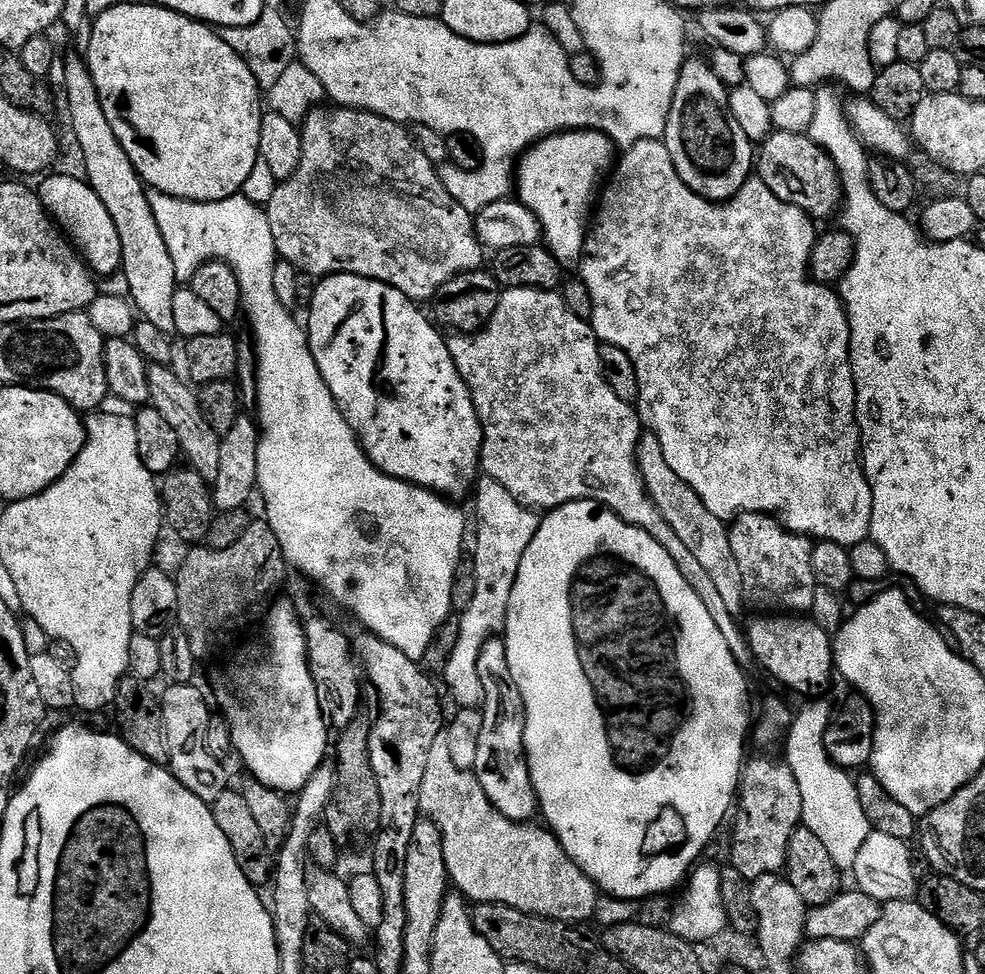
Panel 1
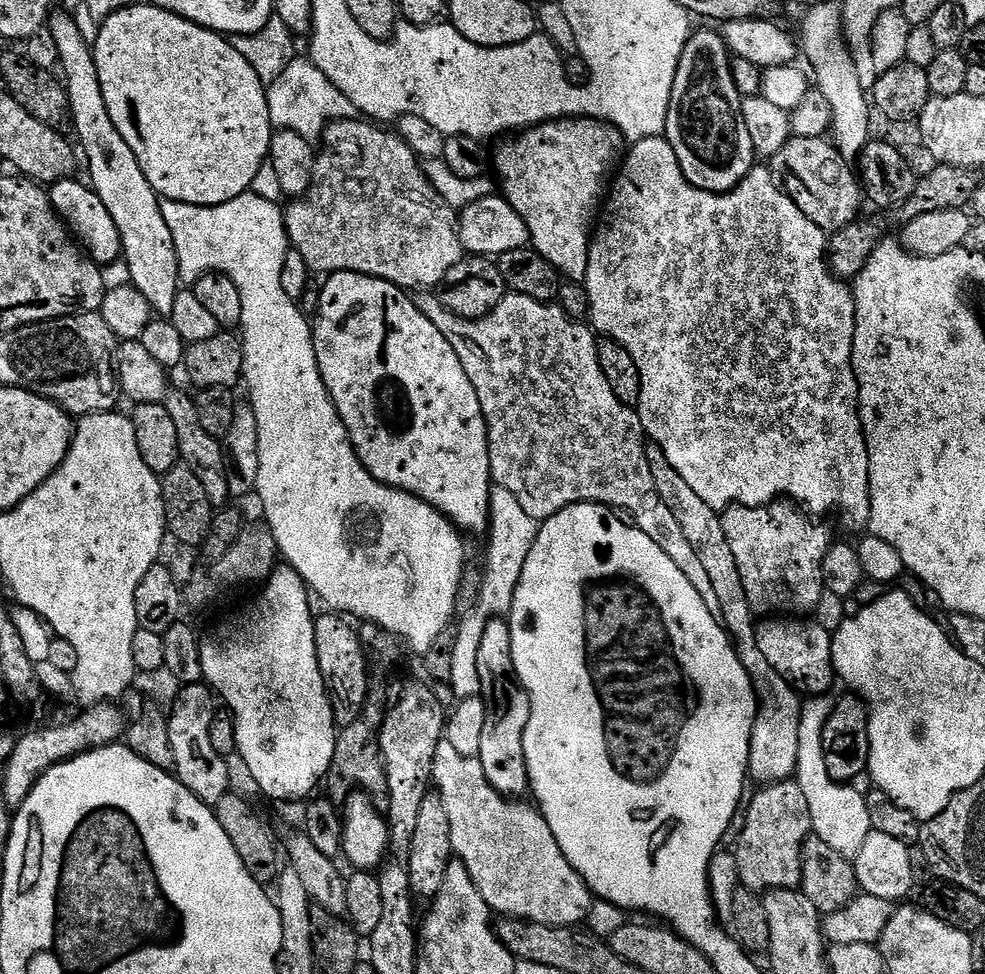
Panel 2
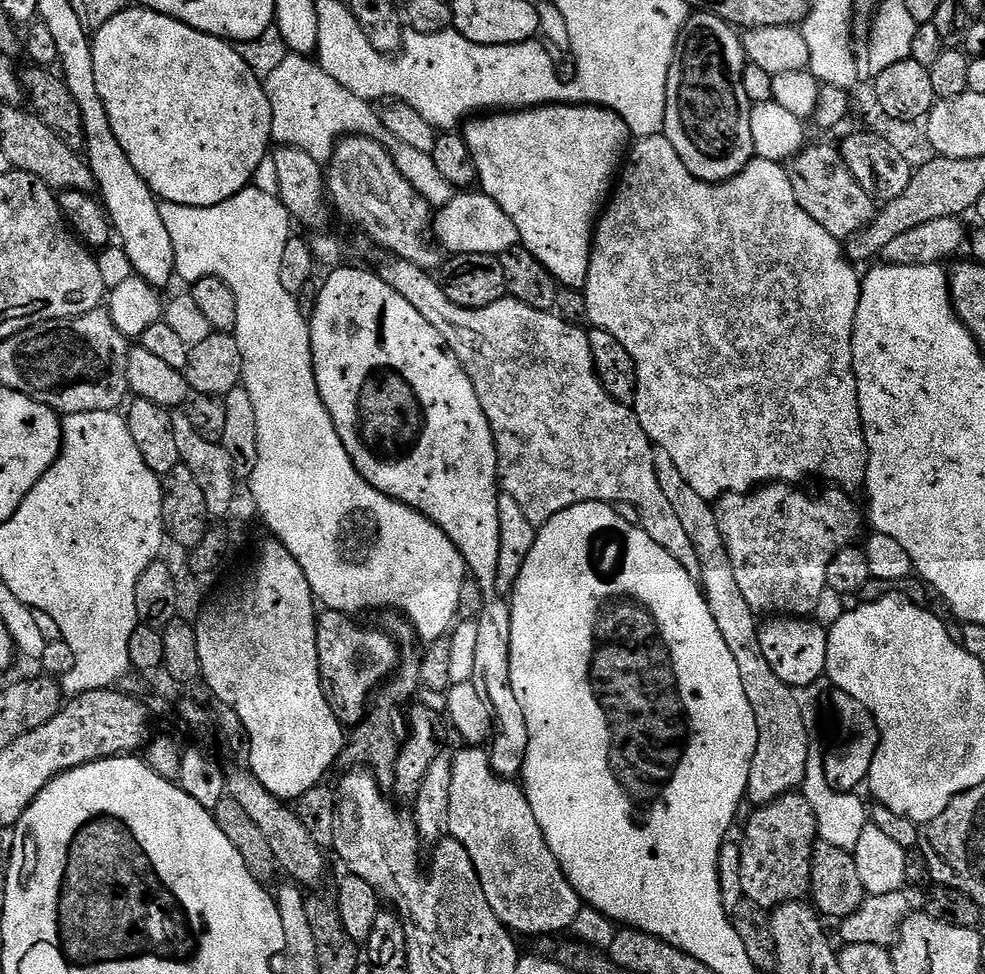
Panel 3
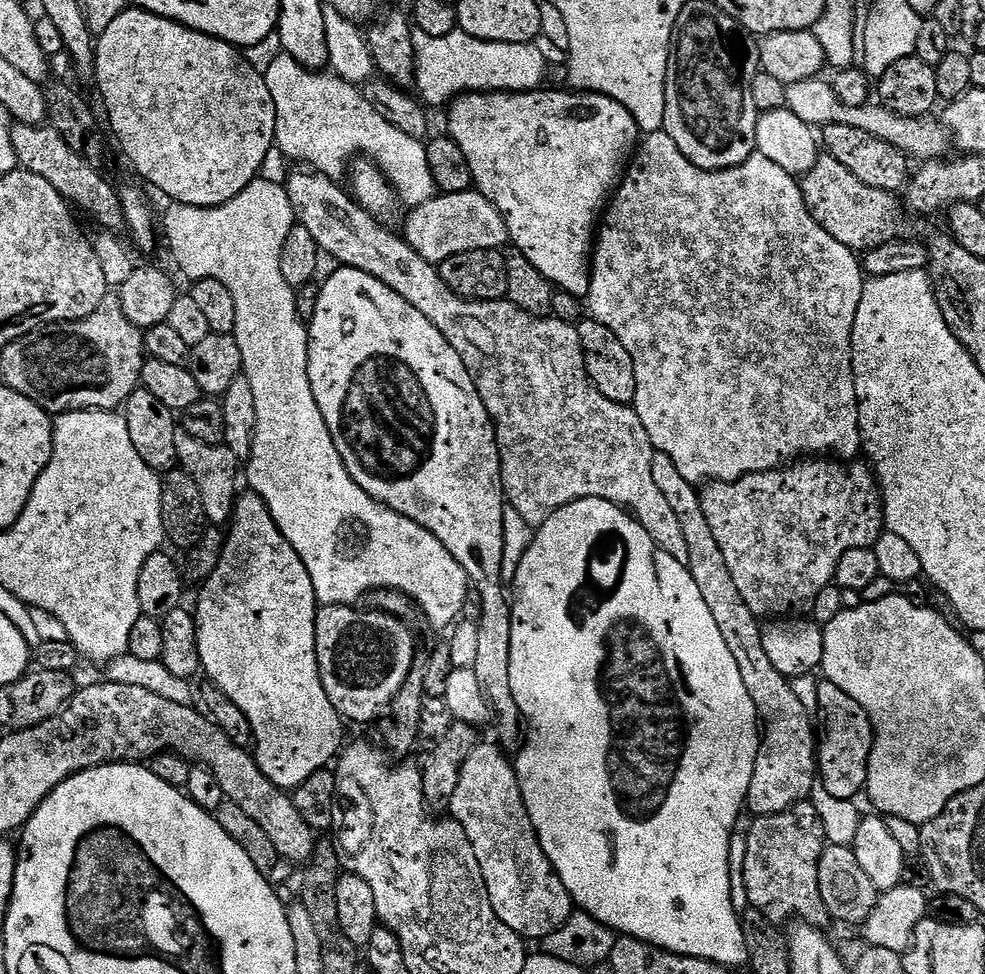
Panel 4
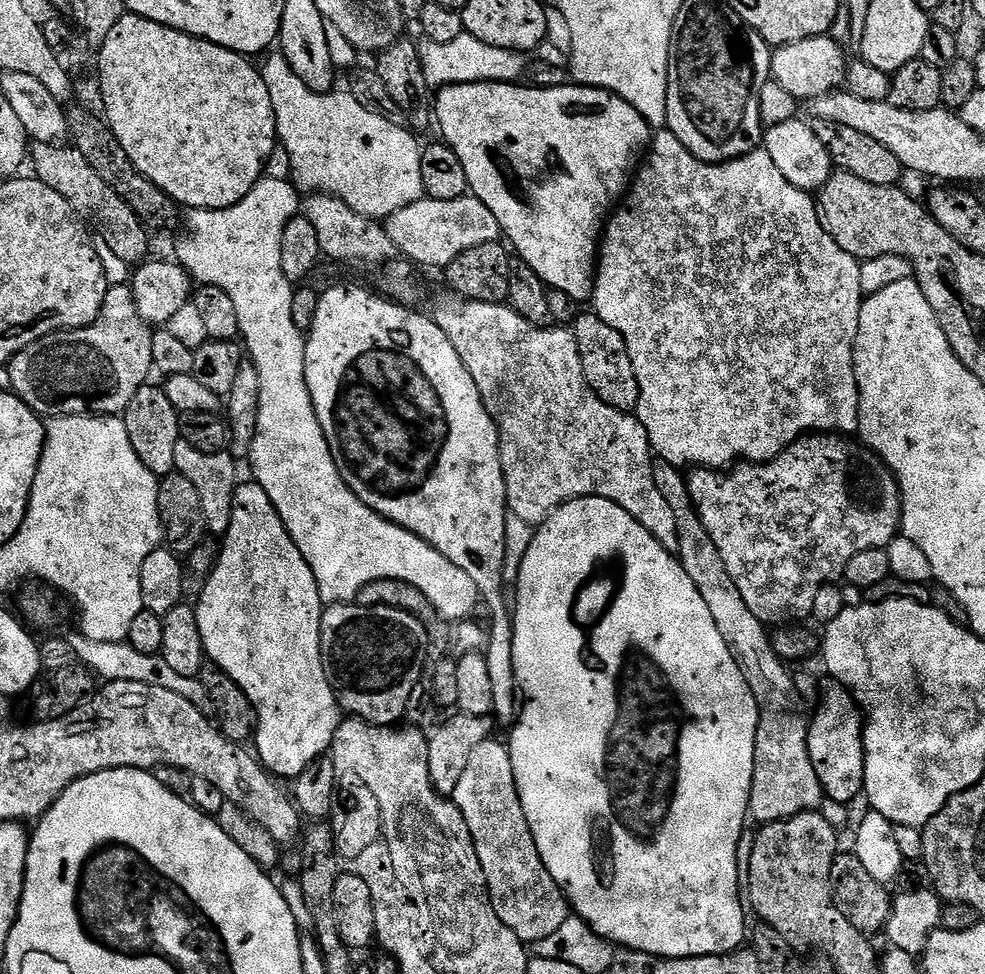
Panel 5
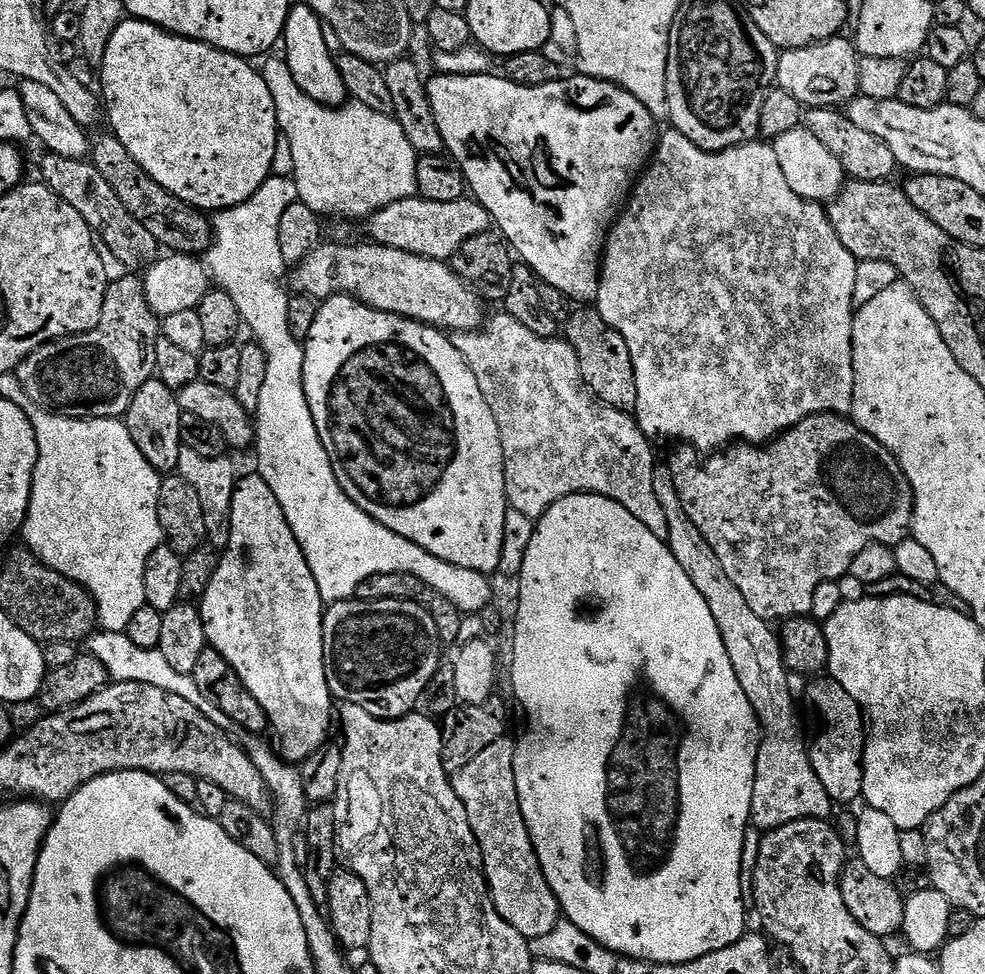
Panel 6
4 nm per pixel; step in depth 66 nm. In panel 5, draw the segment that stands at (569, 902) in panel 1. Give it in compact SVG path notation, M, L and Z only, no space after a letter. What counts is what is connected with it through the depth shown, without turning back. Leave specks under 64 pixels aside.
M493 738L482 742L470 754L470 762L466 762L466 770L462 778L458 778L458 790L450 797L452 803L458 806L462 818L466 818L466 826L470 826L470 834L474 838L474 850L478 854L478 862L482 862L482 874L486 874L486 886L494 906L494 914L518 934L525 945L530 946L549 934L554 934L562 922L570 915L570 905L567 896L550 878L550 870L542 862L538 854L538 846L534 842L534 834L530 834L530 822L526 822L526 810L522 810L522 798L518 798L518 786L514 778L514 766L508 753L507 743Z

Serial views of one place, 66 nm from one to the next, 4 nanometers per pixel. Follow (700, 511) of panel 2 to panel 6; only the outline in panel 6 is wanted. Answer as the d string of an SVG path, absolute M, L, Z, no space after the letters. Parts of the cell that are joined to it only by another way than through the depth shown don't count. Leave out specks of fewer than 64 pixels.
M667 466L654 470L654 494L658 494L658 503L666 513L668 549L678 558L678 566L686 570L686 578L694 582L698 594L706 598L706 606L710 606L710 614L714 614L714 622L718 622L718 634L722 634L726 654L730 654L730 662L734 662L734 674L738 674L738 682L742 682L742 690L746 690L746 698L750 698L760 722L762 735L756 755L751 823L757 829L771 830L799 820L828 820L834 805L830 794L826 794L826 786L822 786L818 774L814 774L806 740L804 744L804 728L788 685L790 672L784 665L781 637L775 631L772 633L773 625L769 621L758 618L758 614L750 610L738 586L734 586L726 570L718 566L718 557L710 550L710 542L706 542L706 538L698 534L698 526L690 522Z

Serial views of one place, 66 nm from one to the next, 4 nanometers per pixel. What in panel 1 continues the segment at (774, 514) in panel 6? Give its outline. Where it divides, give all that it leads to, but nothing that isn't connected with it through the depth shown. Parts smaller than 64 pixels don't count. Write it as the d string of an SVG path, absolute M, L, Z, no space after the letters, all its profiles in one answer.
M743 512L731 521L728 537L730 550L738 561L738 570L742 570L742 586L747 603L761 608L764 614L808 614L811 613L814 594L818 587L812 573L813 541L797 532L790 532L775 515L767 512Z

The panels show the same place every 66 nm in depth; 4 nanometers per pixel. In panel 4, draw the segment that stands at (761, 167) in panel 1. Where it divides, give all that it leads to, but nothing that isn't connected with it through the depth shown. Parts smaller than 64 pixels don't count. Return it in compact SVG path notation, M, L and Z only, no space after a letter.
M822 154L816 160L811 172L804 173L800 180L800 189L804 195L810 214L842 246L851 252L863 254L872 248L897 239L904 228L905 209L901 201L891 192L872 189L856 178L850 170L829 154Z

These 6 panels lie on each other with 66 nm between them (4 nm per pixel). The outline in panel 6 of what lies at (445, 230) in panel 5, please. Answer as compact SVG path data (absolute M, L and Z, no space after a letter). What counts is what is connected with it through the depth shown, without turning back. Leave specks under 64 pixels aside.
M419 198L394 202L367 217L367 224L368 232L372 235L369 237L375 243L445 262L451 261L462 242L493 227L492 216L475 198L465 198L458 202L430 202Z

